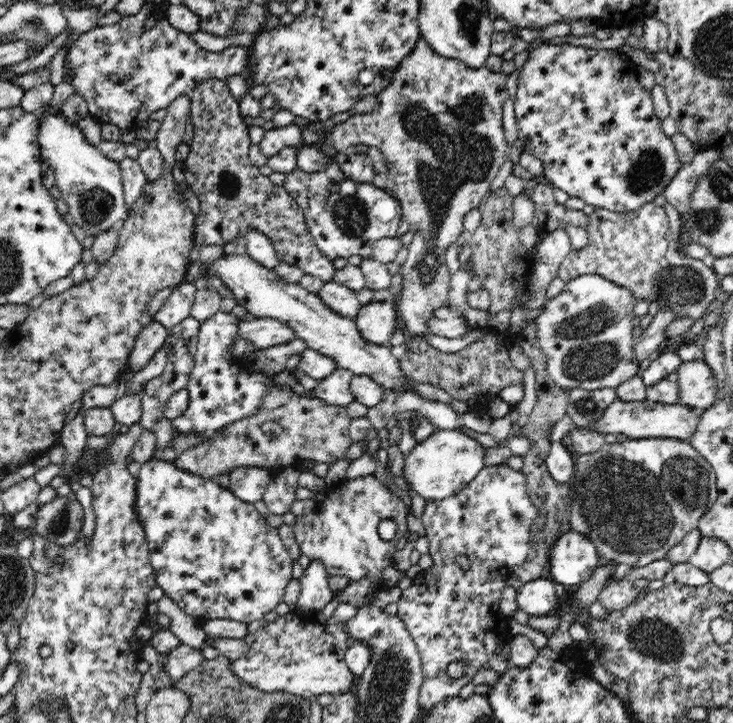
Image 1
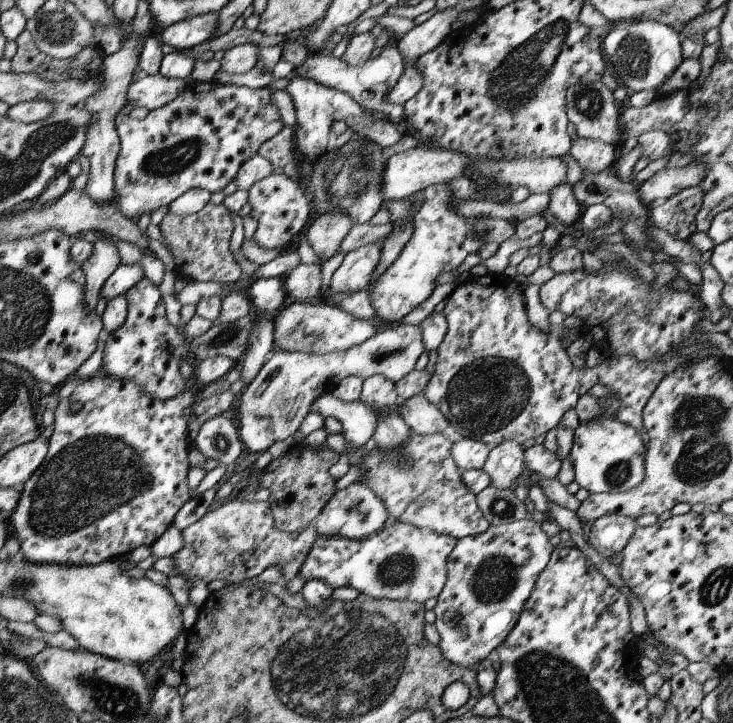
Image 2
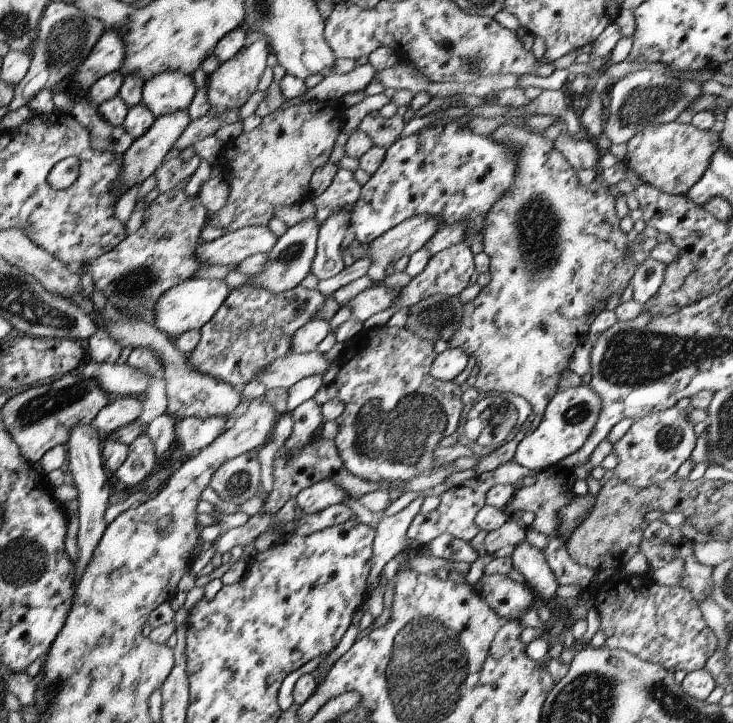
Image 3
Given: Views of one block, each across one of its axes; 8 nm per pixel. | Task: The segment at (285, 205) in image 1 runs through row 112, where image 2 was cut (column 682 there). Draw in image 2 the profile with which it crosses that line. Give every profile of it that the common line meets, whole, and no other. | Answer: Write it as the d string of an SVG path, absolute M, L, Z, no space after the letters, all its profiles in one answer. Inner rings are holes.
M701 186L681 190L679 194L671 196L649 208L649 222L655 228L663 228L667 234L679 240L689 240L695 232L695 216L703 204L703 190Z

